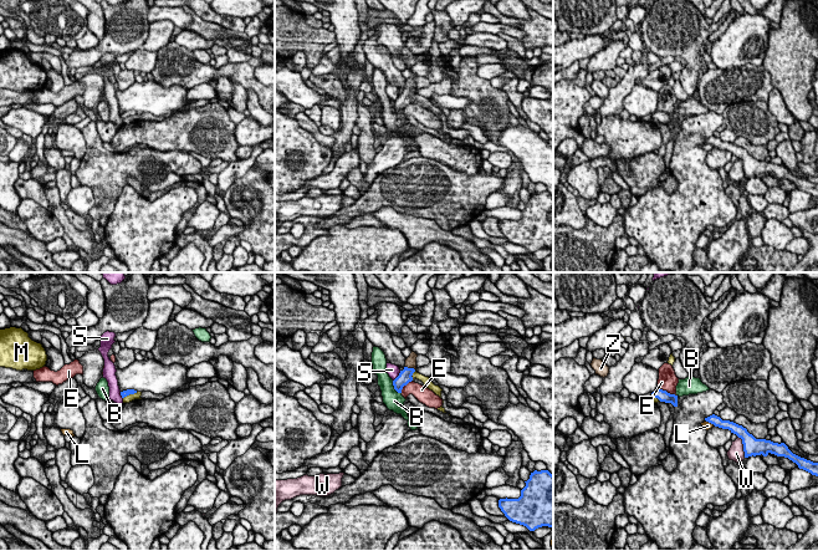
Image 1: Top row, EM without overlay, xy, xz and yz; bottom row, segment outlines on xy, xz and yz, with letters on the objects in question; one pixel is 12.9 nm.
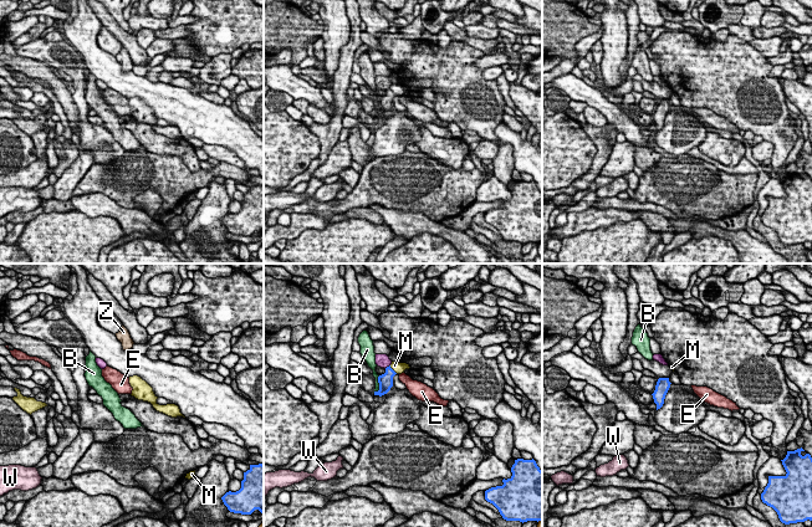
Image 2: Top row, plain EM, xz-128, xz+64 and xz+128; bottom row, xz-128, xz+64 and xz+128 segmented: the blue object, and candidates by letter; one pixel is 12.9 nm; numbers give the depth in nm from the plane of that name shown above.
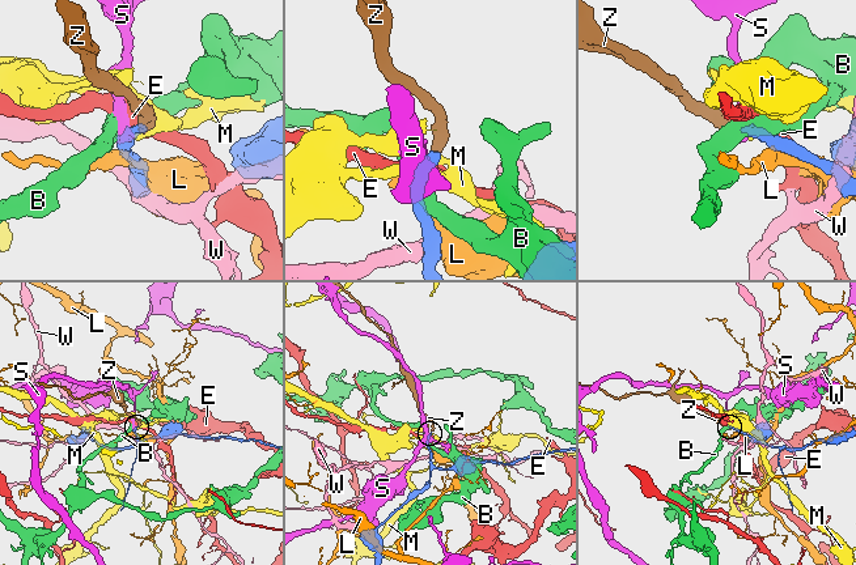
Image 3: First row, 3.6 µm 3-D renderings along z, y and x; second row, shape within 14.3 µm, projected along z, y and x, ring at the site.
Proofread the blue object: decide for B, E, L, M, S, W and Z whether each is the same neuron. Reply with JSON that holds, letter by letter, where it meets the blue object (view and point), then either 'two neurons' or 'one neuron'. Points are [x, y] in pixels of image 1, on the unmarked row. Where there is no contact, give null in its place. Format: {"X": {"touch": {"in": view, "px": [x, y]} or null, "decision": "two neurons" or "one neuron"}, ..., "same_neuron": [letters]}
{"B": {"touch": {"in": "xz", "px": [394, 110]}, "decision": "two neurons"}, "E": {"touch": {"in": "yz", "px": [665, 112]}, "decision": "two neurons"}, "L": {"touch": {"in": "yz", "px": [710, 143]}, "decision": "two neurons"}, "M": {"touch": {"in": "xz", "px": [412, 96]}, "decision": "two neurons"}, "S": {"touch": {"in": "xz", "px": [398, 97]}, "decision": "two neurons"}, "W": {"touch": {"in": "yz", "px": [744, 168]}, "decision": "two neurons"}, "Z": {"touch": {"in": "xz", "px": [410, 90]}, "decision": "one neuron"}, "same_neuron": ["Z"]}

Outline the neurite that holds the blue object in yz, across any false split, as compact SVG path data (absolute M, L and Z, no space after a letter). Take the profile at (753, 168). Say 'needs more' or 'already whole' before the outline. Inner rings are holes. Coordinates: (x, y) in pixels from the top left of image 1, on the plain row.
already whole; M712 136L705 139L706 143L714 146L715 148L728 150L731 154L736 155L742 160L745 179L763 177L767 178L770 174L777 178L784 178L792 182L798 187L799 190L803 190L812 197L818 198L818 184L813 184L804 179L801 179L793 175L784 164L773 164L766 160L756 160L752 155L747 153L746 149L738 147L730 142L722 142L720 138Z

